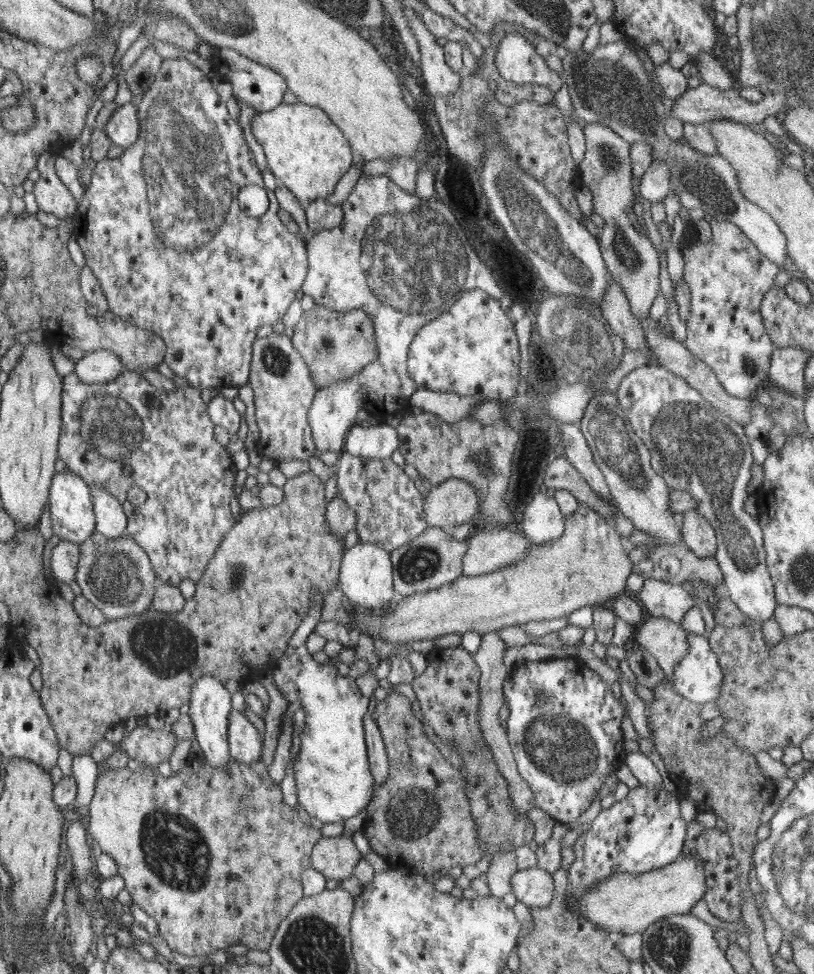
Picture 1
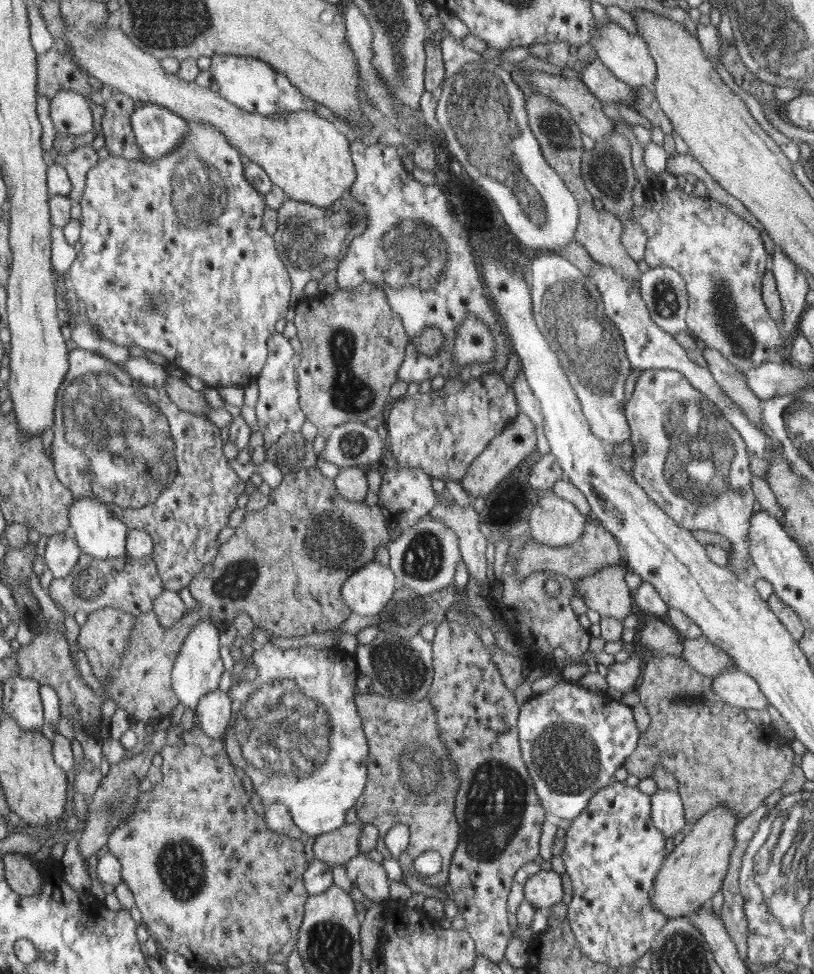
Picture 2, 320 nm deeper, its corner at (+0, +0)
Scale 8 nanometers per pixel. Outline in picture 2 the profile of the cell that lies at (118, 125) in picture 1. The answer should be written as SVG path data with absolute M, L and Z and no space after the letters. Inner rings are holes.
M144 103L130 117L140 150L154 160L174 151L189 132L189 122L164 106Z

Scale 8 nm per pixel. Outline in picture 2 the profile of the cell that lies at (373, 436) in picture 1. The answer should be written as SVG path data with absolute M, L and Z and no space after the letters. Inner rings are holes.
M350 421L327 432L327 442L319 457L338 467L375 467L388 460L388 456L383 450L385 445L386 443L378 437L376 429L368 427L366 423Z

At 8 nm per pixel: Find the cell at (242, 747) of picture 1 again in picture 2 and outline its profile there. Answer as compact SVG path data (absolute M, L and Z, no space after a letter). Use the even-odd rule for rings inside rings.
M222 690L212 691L195 708L195 715L200 721L200 728L209 737L223 740L228 726L228 719L232 714L232 703L228 693Z

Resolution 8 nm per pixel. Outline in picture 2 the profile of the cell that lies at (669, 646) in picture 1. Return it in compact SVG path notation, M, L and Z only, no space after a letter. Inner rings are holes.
M704 635L694 639L683 638L681 658L696 671L714 677L723 670L734 669L730 656L716 647Z

